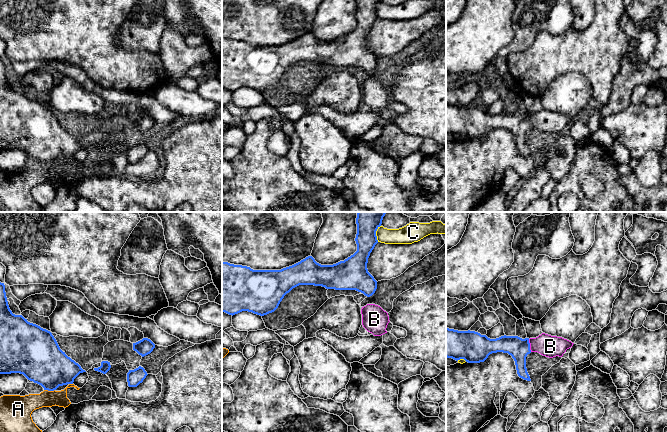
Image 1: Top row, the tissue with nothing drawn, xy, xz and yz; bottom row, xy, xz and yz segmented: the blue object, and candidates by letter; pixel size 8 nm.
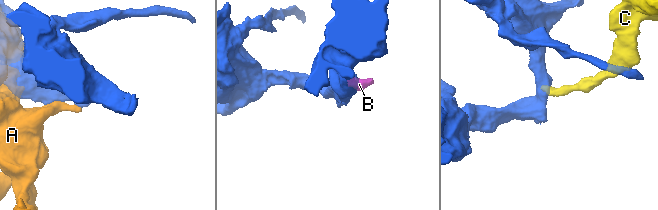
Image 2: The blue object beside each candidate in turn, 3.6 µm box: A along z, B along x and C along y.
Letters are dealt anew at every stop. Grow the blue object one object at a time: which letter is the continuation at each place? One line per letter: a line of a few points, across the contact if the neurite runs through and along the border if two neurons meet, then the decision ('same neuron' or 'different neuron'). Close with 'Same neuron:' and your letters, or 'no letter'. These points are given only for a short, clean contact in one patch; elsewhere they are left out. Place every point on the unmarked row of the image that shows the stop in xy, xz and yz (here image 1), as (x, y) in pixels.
A: different neuron
B: line yz (518, 124), (529, 121), (550, 122); same neuron
C: line xz (380, 1), (376, 7), (377, 17); different neuron
Same neuron: B

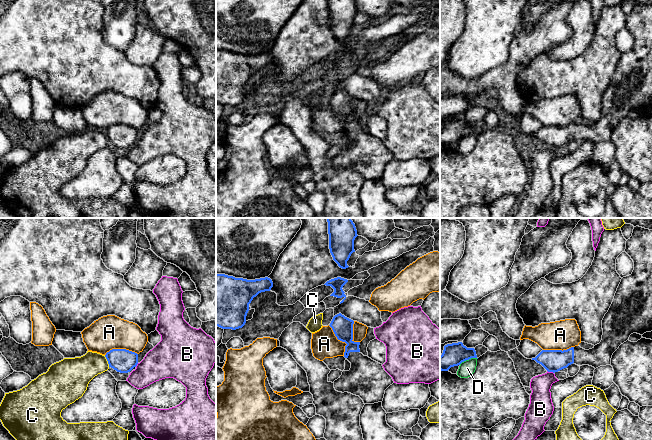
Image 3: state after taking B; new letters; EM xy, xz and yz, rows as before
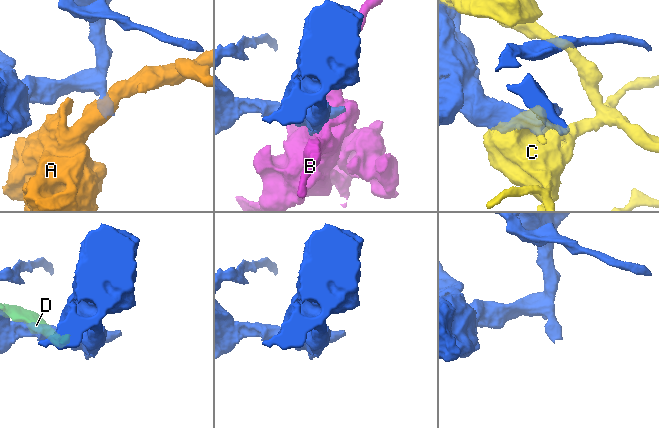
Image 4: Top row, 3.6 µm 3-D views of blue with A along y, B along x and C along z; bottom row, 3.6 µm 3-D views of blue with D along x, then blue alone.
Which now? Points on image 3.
A: line xz (328, 101), (334, 111), (346, 120), (344, 131); different neuron
B: line yz (547, 146), (553, 149); different neuron
C: different neuron
D: line yz (477, 134), (469, 134), (459, 140); different neuron
Same neuron: no letter

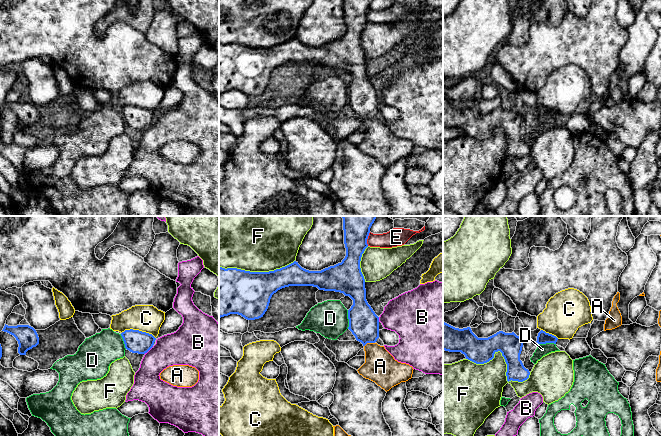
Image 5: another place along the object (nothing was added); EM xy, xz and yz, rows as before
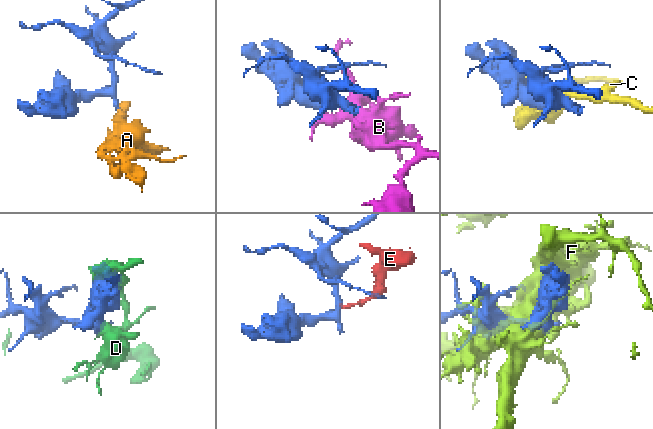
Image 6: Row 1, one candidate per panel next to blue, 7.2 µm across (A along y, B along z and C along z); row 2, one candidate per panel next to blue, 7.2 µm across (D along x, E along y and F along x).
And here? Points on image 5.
A: line xz (363, 98), (369, 118), (380, 142); same neuron
B: line xy (153, 122), (144, 129); different neuron
C: line xy (121, 108), (127, 105), (138, 105), (150, 109), (155, 114); different neuron
D: different neuron
E: line xz (370, 8), (367, 14), (367, 21); different neuron
F: different neuron
Same neuron: A

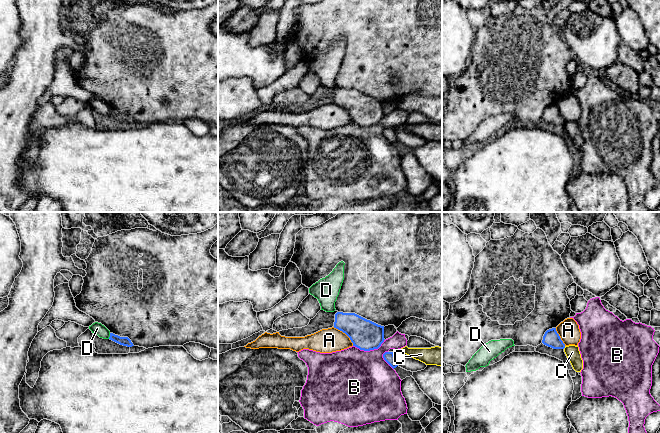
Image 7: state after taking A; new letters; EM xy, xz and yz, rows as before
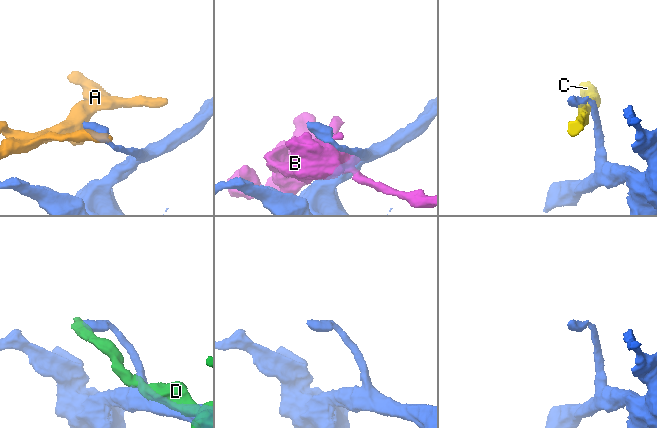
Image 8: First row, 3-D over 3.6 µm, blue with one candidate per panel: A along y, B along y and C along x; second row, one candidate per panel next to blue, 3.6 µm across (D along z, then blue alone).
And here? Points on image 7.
A: different neuron
B: different neuron
C: different neuron
D: line xy (110, 109), (108, 114); different neuron
Same neuron: no letter

